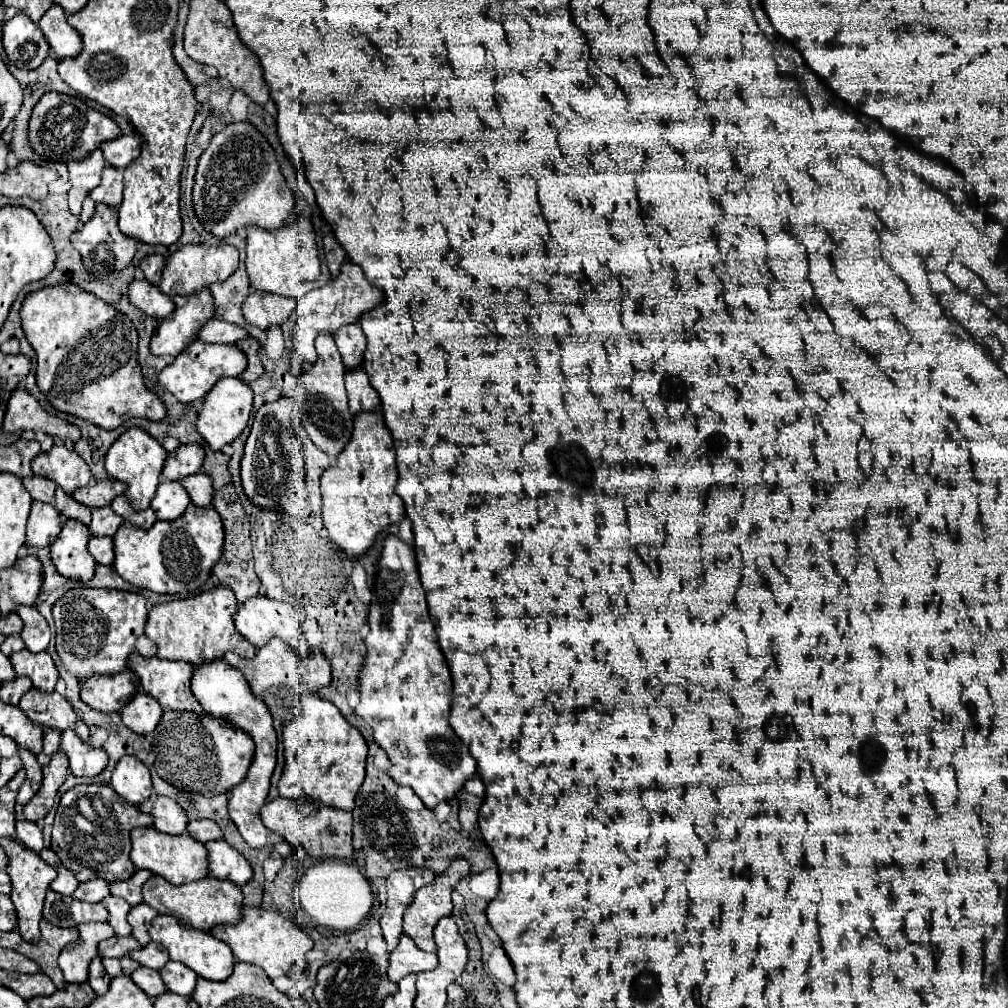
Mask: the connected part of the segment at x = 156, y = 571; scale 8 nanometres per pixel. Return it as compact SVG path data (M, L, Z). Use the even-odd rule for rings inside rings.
M165 480L165 482L159 484L159 488L157 488L157 492L155 492L155 498L151 500L151 508L155 510L159 522L155 522L155 526L149 528L149 530L141 530L141 528L137 528L137 526L133 526L133 524L129 524L129 522L123 522L121 530L117 530L117 534L115 534L115 538L113 538L113 542L115 542L115 562L113 562L113 566L115 566L115 570L119 572L119 576L125 578L125 582L129 582L129 584L133 584L133 586L139 586L139 588L147 588L147 590L151 590L151 592L159 592L159 594L191 594L191 592L195 592L201 584L205 584L205 580L211 576L211 568L215 566L217 558L221 558L221 550L223 550L223 524L221 524L219 514L217 514L213 508L199 508L199 506L193 506L193 504L189 506L189 504L191 504L191 498L189 498L189 494L185 492L185 488L181 486L181 482ZM187 506L189 506L189 522L185 522L183 518L179 518L179 516L187 510Z

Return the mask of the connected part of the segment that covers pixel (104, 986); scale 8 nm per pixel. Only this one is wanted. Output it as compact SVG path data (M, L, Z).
M93 958L91 966L89 966L89 984L91 984L91 988L95 990L97 996L101 996L109 990L111 976L105 972L105 968L101 964L101 958Z

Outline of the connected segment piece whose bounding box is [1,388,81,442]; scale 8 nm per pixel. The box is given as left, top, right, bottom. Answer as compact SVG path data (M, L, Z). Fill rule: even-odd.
M17 388L7 404L7 414L1 426L5 432L17 432L17 430L39 430L49 436L57 436L61 440L77 442L81 438L81 432L77 426L61 420L59 416L47 414L39 402L27 392Z

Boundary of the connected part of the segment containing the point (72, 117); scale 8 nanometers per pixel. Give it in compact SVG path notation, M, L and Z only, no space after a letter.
M47 92L35 104L29 120L29 142L33 152L45 162L69 162L85 158L93 148L99 148L105 140L113 140L121 134L119 126L101 114L99 110L89 108L79 98L65 96L59 92Z

